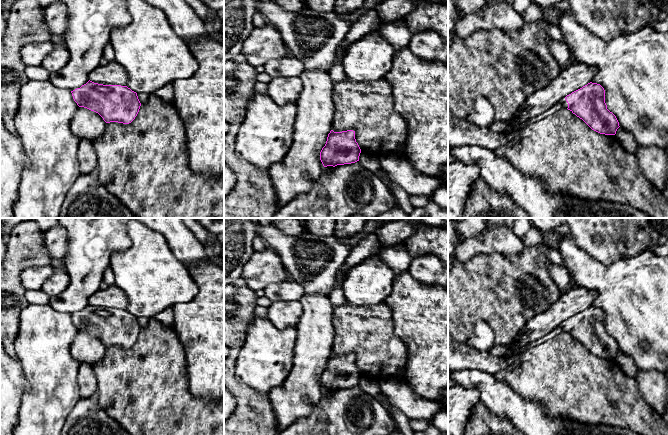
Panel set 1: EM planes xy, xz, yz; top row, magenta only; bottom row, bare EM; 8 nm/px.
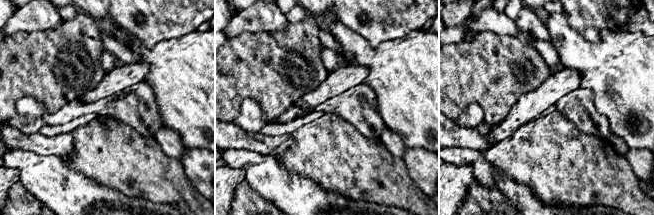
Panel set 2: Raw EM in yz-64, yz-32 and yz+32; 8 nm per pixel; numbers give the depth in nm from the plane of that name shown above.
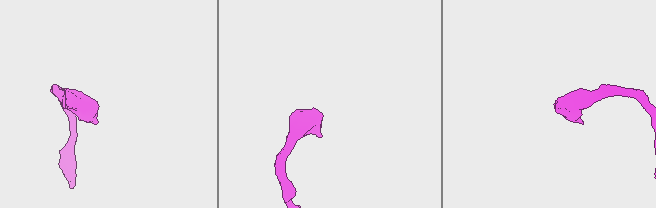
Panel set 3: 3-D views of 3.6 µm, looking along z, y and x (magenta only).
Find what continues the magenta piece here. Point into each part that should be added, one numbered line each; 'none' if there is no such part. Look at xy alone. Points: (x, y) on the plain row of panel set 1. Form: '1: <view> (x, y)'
none

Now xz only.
none

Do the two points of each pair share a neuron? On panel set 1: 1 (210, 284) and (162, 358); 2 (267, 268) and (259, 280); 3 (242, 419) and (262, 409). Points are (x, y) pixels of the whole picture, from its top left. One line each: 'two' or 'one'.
1: two
2: one
3: one

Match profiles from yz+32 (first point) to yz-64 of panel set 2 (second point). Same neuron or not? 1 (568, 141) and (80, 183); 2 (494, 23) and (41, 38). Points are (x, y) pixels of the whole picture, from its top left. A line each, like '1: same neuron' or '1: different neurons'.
1: different neurons
2: different neurons

